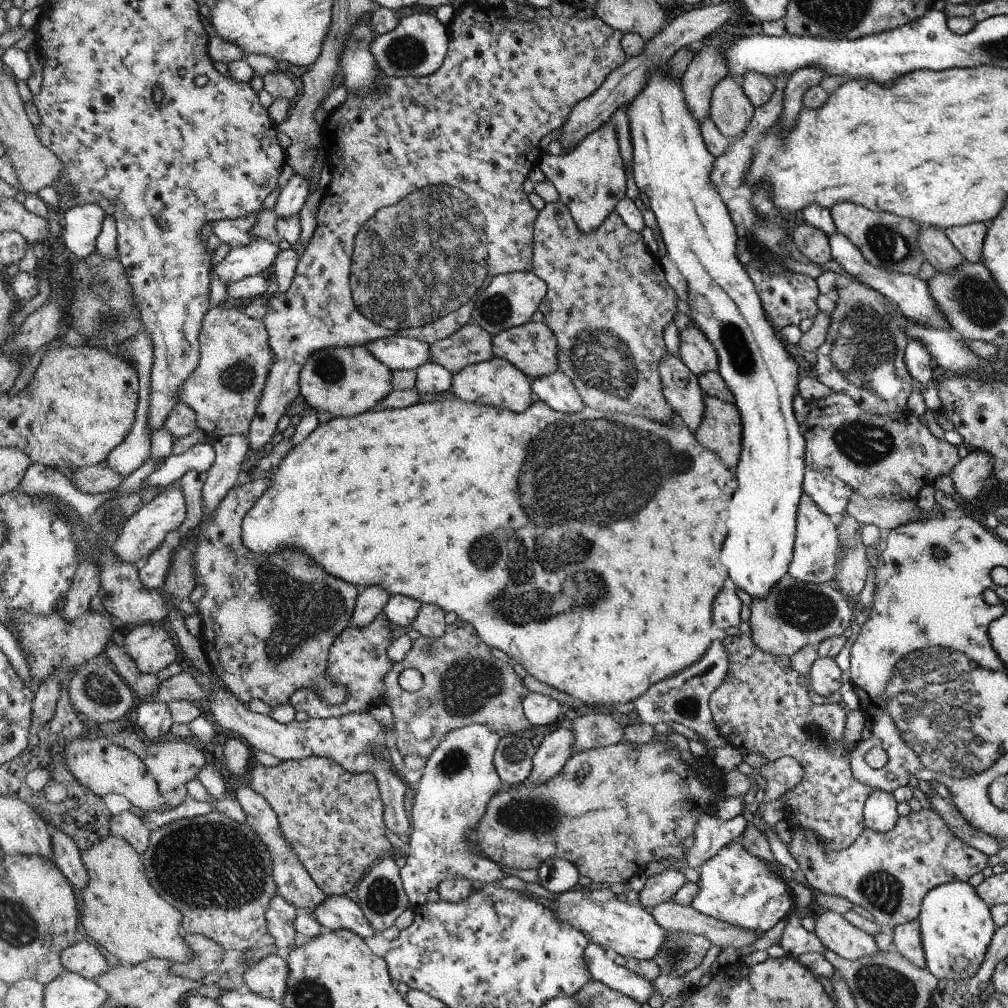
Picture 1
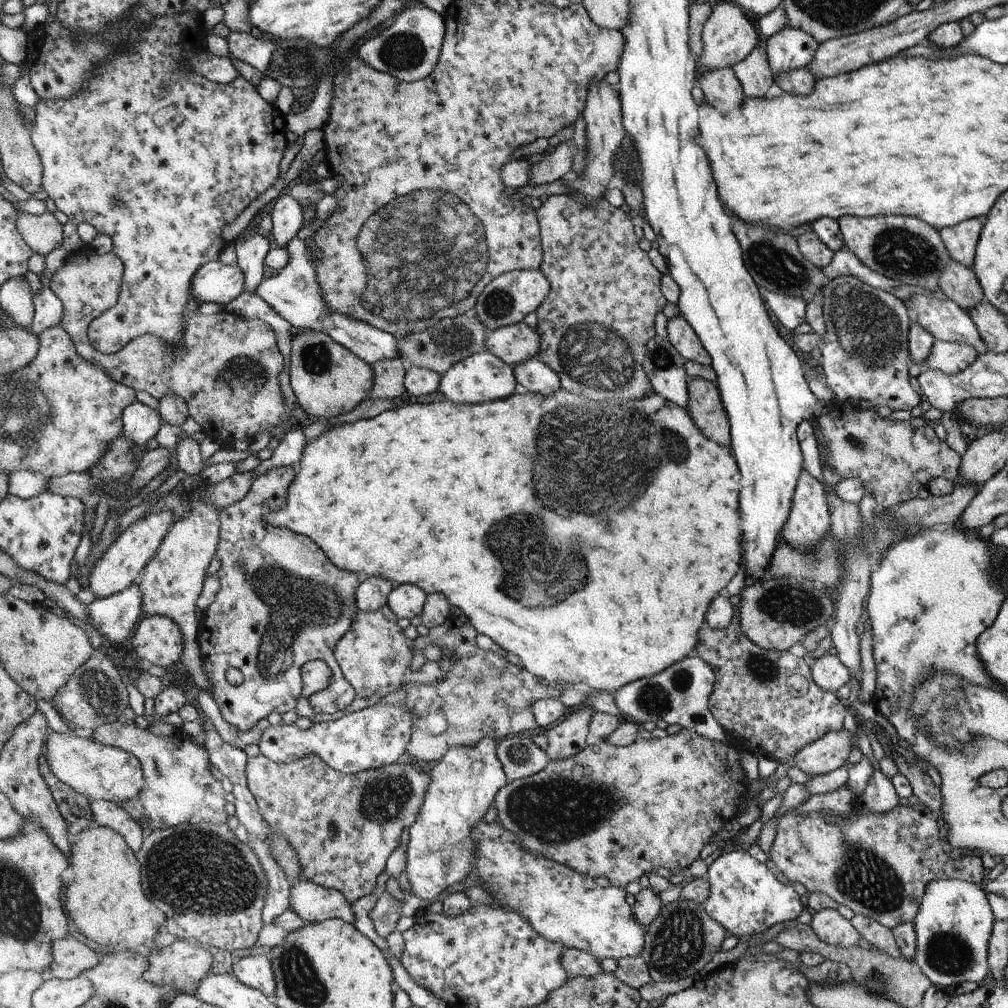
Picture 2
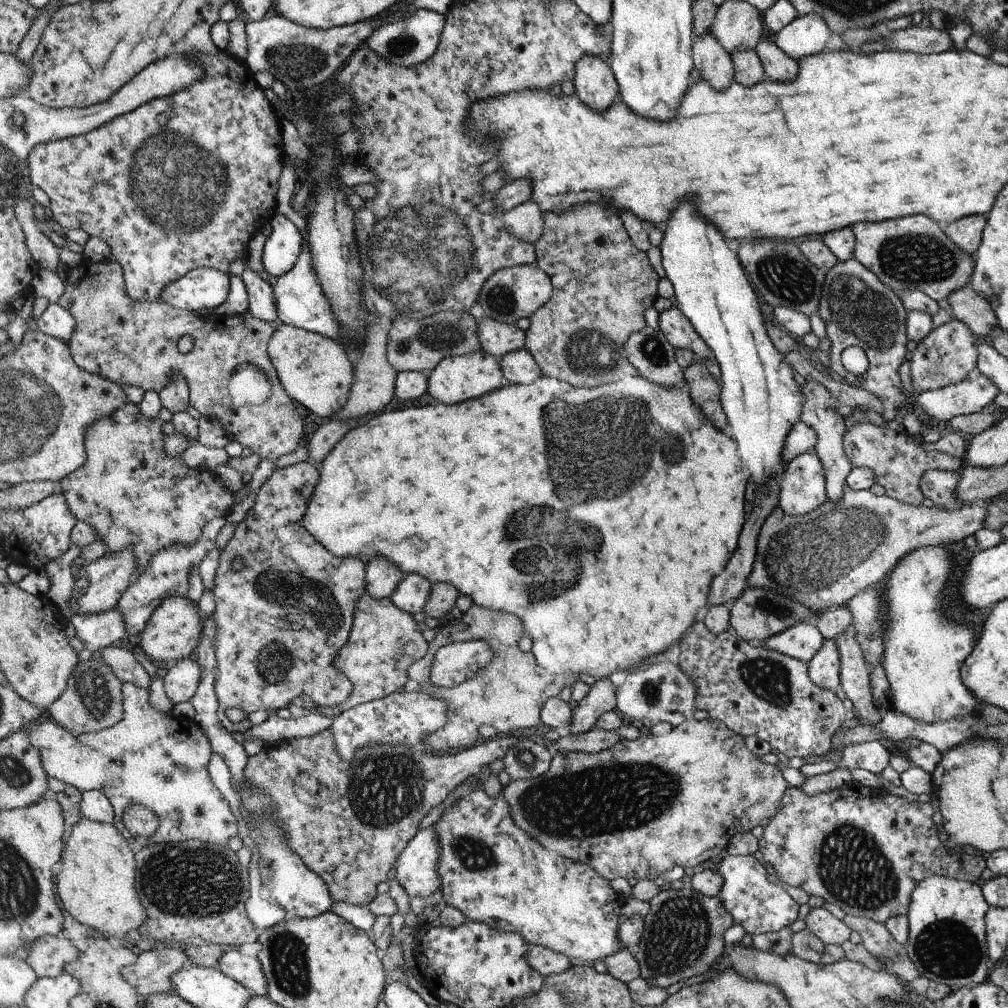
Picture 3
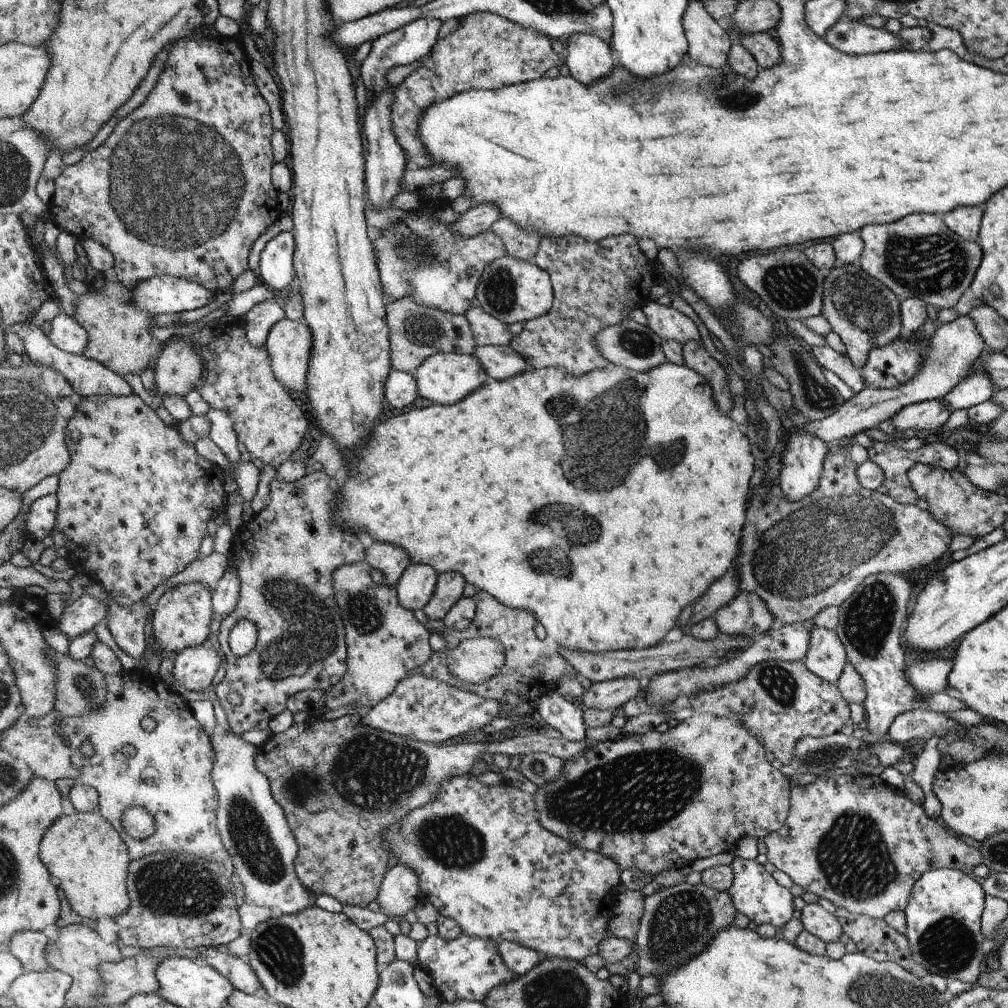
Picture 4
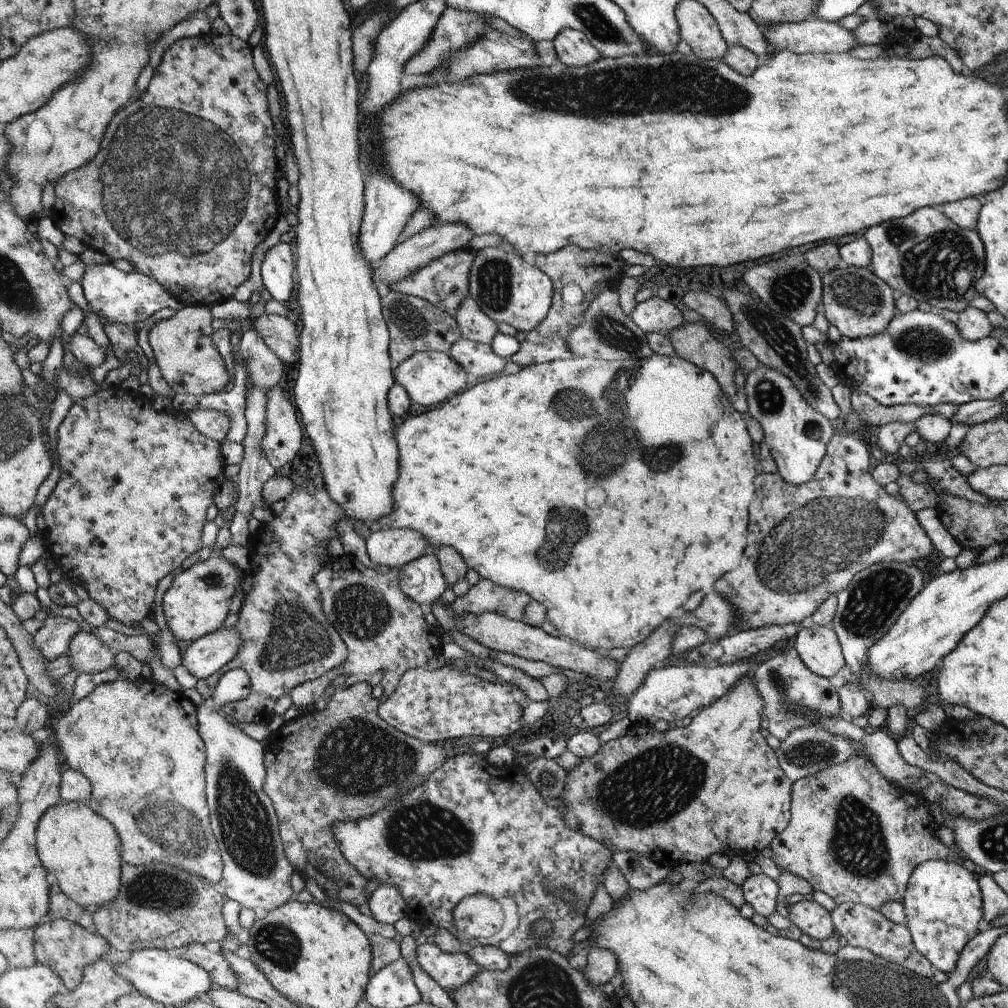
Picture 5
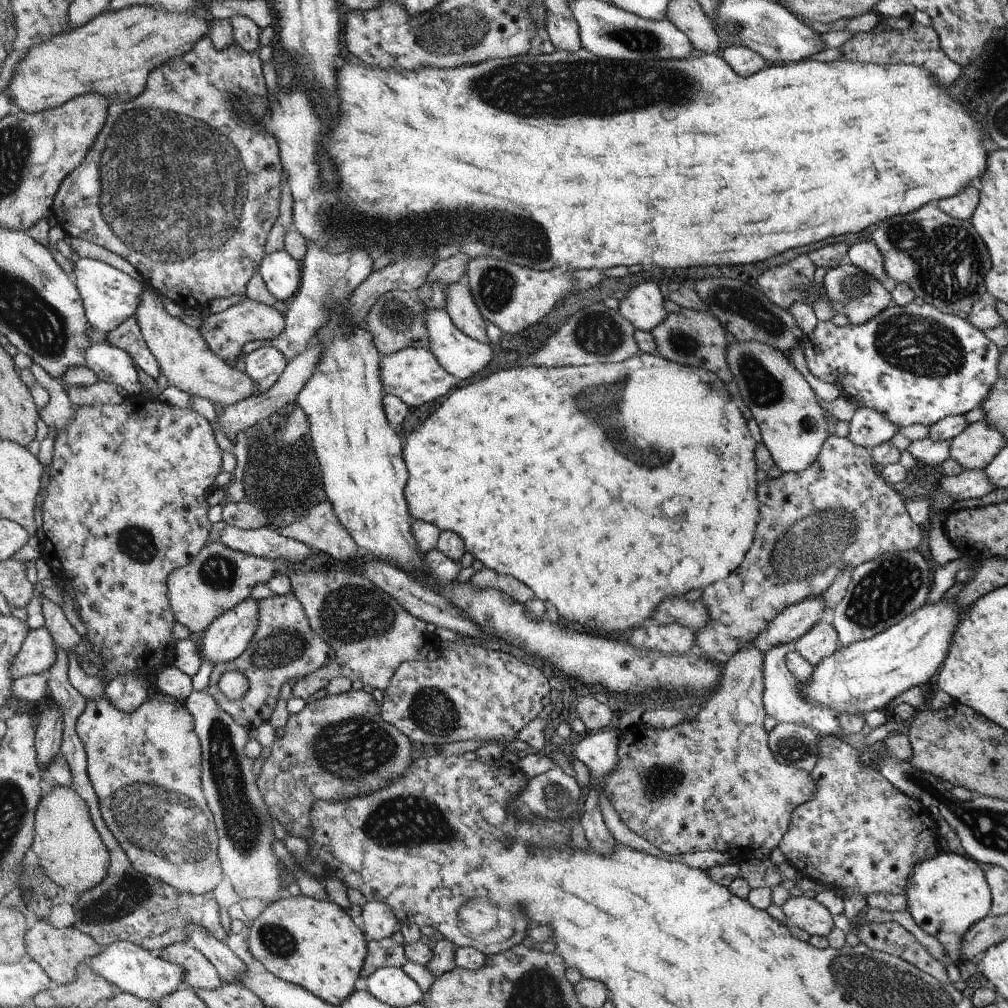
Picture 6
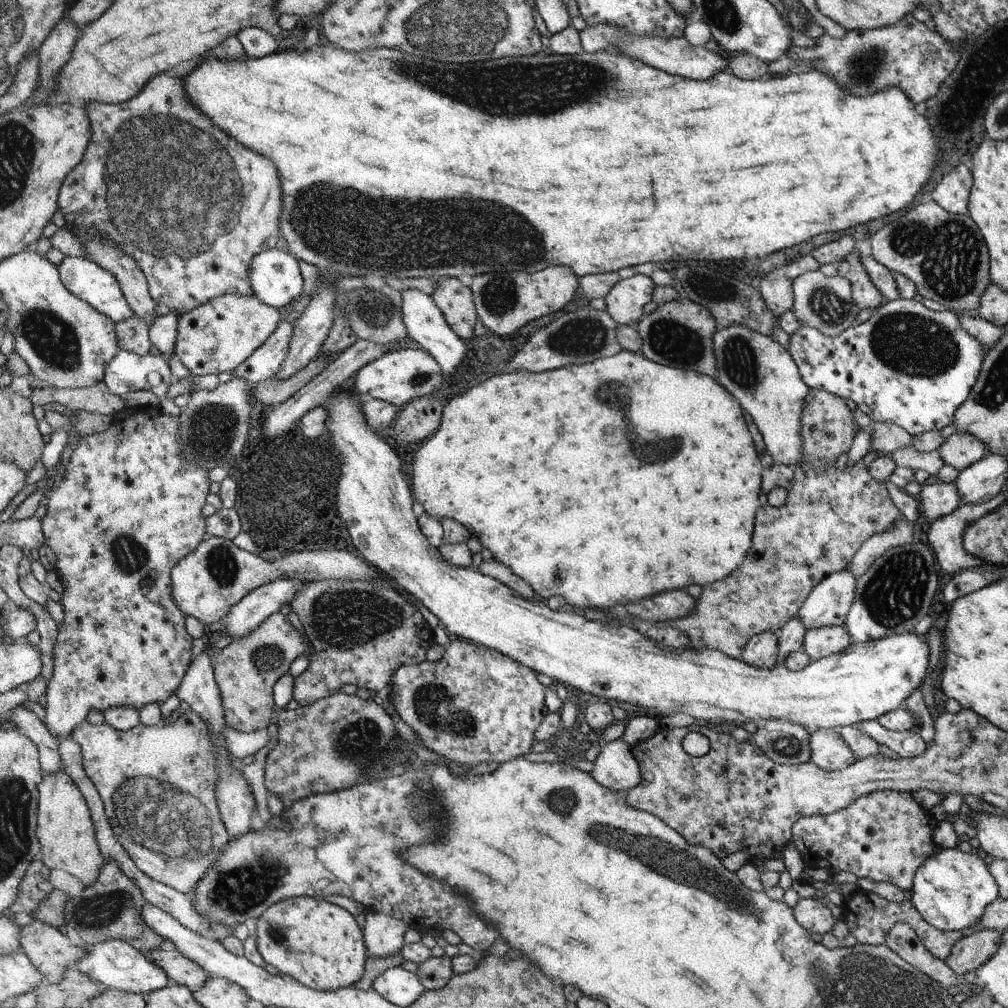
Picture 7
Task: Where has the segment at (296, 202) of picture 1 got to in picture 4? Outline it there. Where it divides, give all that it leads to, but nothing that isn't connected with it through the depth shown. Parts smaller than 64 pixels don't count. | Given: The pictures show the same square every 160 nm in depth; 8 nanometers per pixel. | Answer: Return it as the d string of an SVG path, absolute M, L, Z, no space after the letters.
M282 231L267 242L261 253L259 267L262 281L273 290L284 290L292 287L295 272L293 254L295 240L289 231Z

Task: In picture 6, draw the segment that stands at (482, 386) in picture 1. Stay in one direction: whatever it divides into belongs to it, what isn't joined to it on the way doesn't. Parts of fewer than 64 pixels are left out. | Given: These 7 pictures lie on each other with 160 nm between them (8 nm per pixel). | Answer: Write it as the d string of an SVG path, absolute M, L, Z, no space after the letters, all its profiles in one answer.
M427 348L400 349L399 352L383 355L381 362L382 374L380 374L380 378L382 378L385 394L397 396L404 404L412 406L412 408L448 394L459 381L440 366L435 355Z

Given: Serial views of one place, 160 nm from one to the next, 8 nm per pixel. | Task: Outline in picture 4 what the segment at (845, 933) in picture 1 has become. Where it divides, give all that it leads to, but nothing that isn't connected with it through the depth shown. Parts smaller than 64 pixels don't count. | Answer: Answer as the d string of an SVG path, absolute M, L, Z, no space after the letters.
M806 903L801 910L803 928L825 943L838 941L843 933L838 919L819 903Z

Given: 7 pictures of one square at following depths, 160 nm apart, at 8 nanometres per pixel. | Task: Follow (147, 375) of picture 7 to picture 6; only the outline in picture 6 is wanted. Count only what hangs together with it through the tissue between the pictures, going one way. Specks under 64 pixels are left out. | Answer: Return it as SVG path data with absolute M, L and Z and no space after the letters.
M108 342L95 343L87 348L86 359L100 381L122 387L126 394L138 393L137 365L128 351Z

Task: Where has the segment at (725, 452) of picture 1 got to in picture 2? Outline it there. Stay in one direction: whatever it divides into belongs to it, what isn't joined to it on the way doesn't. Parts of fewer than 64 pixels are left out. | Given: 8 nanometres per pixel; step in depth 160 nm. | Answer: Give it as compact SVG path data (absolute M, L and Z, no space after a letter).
M705 378L688 381L689 403L687 410L709 439L730 448L731 422L723 406L718 383Z

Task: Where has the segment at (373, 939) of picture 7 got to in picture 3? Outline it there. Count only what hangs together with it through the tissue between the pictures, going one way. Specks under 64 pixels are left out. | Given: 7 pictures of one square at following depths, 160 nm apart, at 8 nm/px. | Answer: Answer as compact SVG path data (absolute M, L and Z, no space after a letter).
M434 824L426 830L420 830L418 834L412 837L408 850L400 854L393 876L408 896L412 898L421 896L426 899L442 886L442 879L438 872L440 858L442 858L442 852L440 852L439 832Z

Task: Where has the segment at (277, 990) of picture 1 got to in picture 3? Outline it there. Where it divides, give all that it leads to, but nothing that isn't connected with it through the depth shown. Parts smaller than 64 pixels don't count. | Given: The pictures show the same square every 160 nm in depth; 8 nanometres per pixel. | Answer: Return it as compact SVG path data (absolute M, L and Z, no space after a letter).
M230 950L219 958L218 966L225 975L247 987L252 994L260 996L267 994L267 977L257 957L243 955L239 950Z

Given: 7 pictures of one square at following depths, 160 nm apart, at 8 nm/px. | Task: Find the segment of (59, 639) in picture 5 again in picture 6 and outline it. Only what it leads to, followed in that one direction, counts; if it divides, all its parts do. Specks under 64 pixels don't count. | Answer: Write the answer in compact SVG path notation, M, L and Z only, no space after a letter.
M46 626L31 629L11 666L14 680L48 672L55 661L55 648L54 638Z

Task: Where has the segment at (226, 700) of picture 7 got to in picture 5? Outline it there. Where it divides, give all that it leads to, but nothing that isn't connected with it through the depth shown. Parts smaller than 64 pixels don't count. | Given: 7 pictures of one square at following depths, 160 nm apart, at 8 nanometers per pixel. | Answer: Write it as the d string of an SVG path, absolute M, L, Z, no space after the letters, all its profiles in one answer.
M322 486L316 490L296 487L286 498L284 512L271 523L262 524L255 534L250 534L250 564L255 576L254 589L243 601L240 618L235 626L243 643L237 657L225 664L218 673L199 679L196 690L204 700L212 698L220 677L230 669L241 668L248 673L251 693L245 699L223 704L224 714L238 722L260 722L268 725L274 718L276 698L290 694L295 686L314 681L324 673L342 665L348 650L339 632L322 610L322 598L317 593L315 577L319 570L333 562L324 542L338 538L332 530L338 519L348 519L343 508Z

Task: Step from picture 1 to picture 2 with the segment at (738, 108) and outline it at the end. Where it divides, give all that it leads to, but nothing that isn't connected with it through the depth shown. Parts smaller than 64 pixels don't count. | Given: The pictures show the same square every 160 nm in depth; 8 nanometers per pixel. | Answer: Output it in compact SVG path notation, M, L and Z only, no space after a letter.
M732 67L706 69L699 74L697 84L702 89L705 102L724 114L737 109L745 97Z

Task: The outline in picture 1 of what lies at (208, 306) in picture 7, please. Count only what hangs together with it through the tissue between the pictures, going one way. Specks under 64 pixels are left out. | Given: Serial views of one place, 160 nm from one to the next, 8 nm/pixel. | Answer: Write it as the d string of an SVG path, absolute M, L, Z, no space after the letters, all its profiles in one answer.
M334 347L320 349L307 358L300 374L299 394L314 410L330 412L335 417L351 417L378 408L384 397L392 392L391 369L384 366L366 347Z

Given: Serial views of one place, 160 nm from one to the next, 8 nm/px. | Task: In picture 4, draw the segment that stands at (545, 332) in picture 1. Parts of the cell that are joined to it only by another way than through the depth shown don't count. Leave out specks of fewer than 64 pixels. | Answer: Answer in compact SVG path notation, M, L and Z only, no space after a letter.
M475 303L466 312L471 330L475 335L475 342L478 346L509 345L514 336L508 330L508 324L488 314L479 304Z

